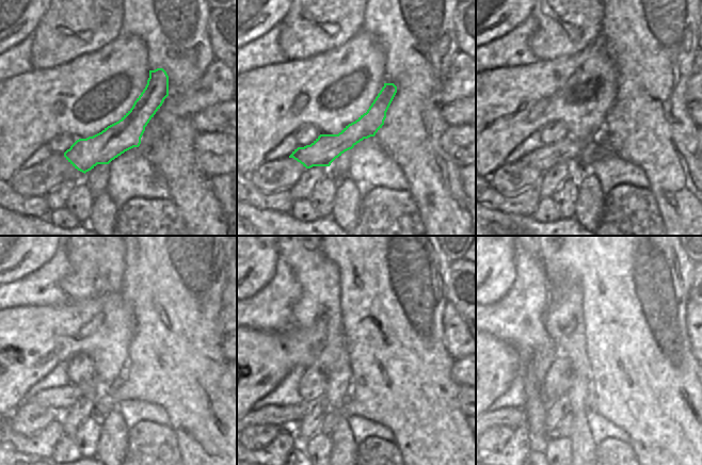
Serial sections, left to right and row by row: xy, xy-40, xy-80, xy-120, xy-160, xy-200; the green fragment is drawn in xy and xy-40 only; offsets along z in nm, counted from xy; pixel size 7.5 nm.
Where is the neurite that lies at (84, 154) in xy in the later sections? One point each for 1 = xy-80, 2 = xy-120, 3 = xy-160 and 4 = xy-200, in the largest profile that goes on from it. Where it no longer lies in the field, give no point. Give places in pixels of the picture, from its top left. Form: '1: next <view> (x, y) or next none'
1: next xy-80 (567, 149)
2: next xy-120 (56, 400)
3: next xy-160 (281, 416)
4: next xy-200 (512, 417)

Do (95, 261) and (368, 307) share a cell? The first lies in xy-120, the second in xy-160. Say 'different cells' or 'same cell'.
different cells

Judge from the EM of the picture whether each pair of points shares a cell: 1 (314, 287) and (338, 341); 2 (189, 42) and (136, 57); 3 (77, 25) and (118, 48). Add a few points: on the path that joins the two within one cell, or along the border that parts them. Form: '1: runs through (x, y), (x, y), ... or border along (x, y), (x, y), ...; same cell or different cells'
1: runs through (324, 301), (331, 307), (334, 327); same cell
2: border along (131, 33), (142, 39), (149, 69); different cells
3: border along (121, 29), (113, 39), (90, 52), (85, 52); different cells

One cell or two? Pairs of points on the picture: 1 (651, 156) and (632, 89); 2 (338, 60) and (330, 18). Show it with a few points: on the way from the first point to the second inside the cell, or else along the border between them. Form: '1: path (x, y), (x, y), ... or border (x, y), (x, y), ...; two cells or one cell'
1: path (651, 139), (649, 106); one cell
2: border (357, 34), (339, 46), (313, 57); two cells

